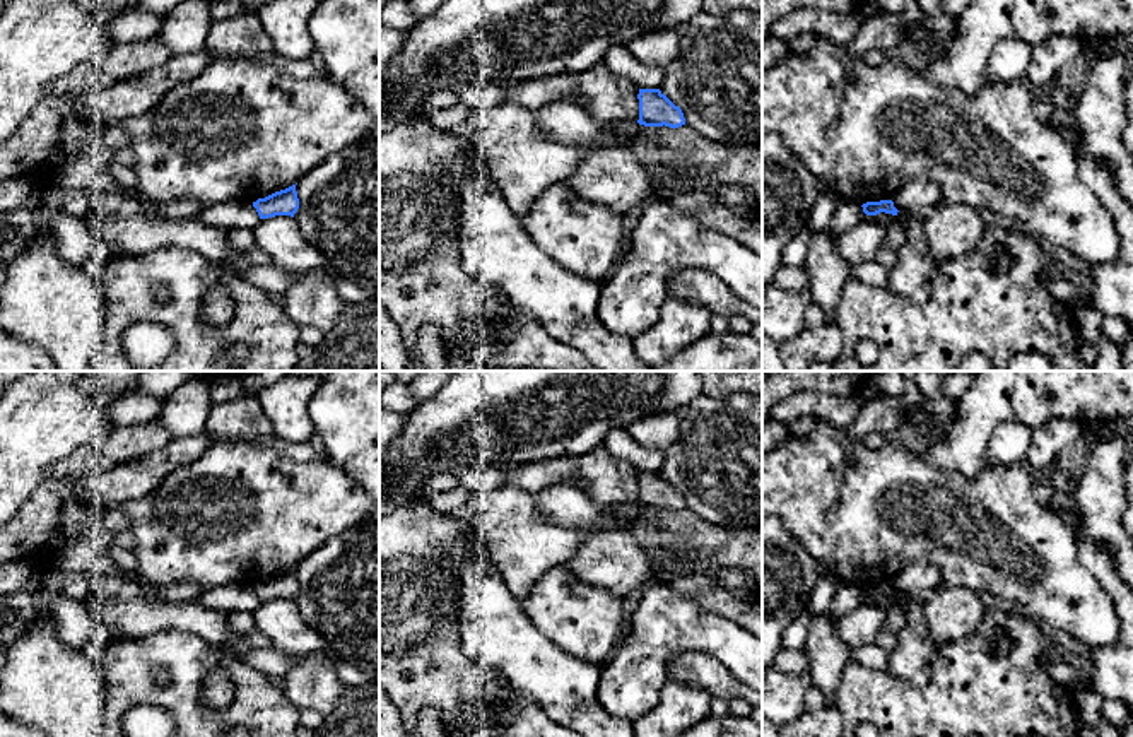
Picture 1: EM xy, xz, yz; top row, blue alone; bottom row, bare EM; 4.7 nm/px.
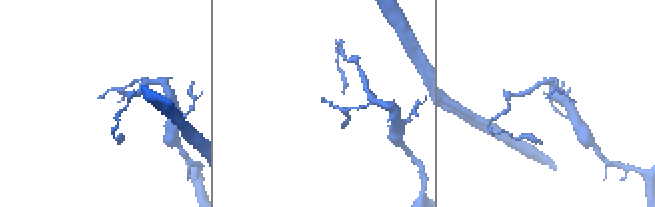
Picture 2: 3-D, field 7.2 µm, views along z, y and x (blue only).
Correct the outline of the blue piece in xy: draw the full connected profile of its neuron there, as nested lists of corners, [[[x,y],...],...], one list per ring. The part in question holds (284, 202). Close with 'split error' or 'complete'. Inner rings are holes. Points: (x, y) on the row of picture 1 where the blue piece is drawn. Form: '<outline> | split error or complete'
[[[296,185],[285,190],[275,192],[265,198],[258,198],[256,202],[253,202],[253,207],[256,209],[260,219],[268,219],[275,215],[294,217],[294,214],[299,209]]] | complete

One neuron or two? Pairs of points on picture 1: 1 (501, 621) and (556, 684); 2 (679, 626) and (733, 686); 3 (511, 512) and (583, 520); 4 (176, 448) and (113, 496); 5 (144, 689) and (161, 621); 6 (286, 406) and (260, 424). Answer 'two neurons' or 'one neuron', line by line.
1: one neuron
2: two neurons
3: two neurons
4: one neuron
5: two neurons
6: two neurons

